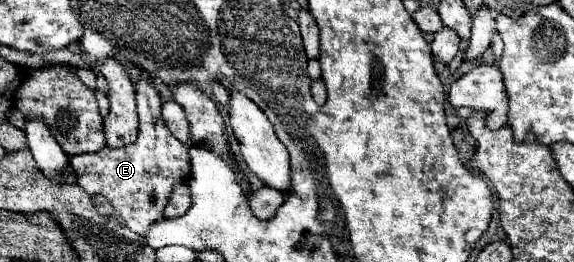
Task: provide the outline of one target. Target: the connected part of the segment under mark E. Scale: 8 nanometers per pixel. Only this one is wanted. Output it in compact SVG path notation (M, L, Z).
M136 72L136 104L138 104L138 140L130 146L110 150L104 148L94 154L78 154L70 160L74 172L78 174L78 184L88 194L102 194L110 200L114 210L126 220L126 226L146 236L148 228L162 218L162 212L170 200L172 188L178 182L184 182L190 172L188 148L178 142L166 128L160 106L162 98L154 88L152 76L148 72Z

